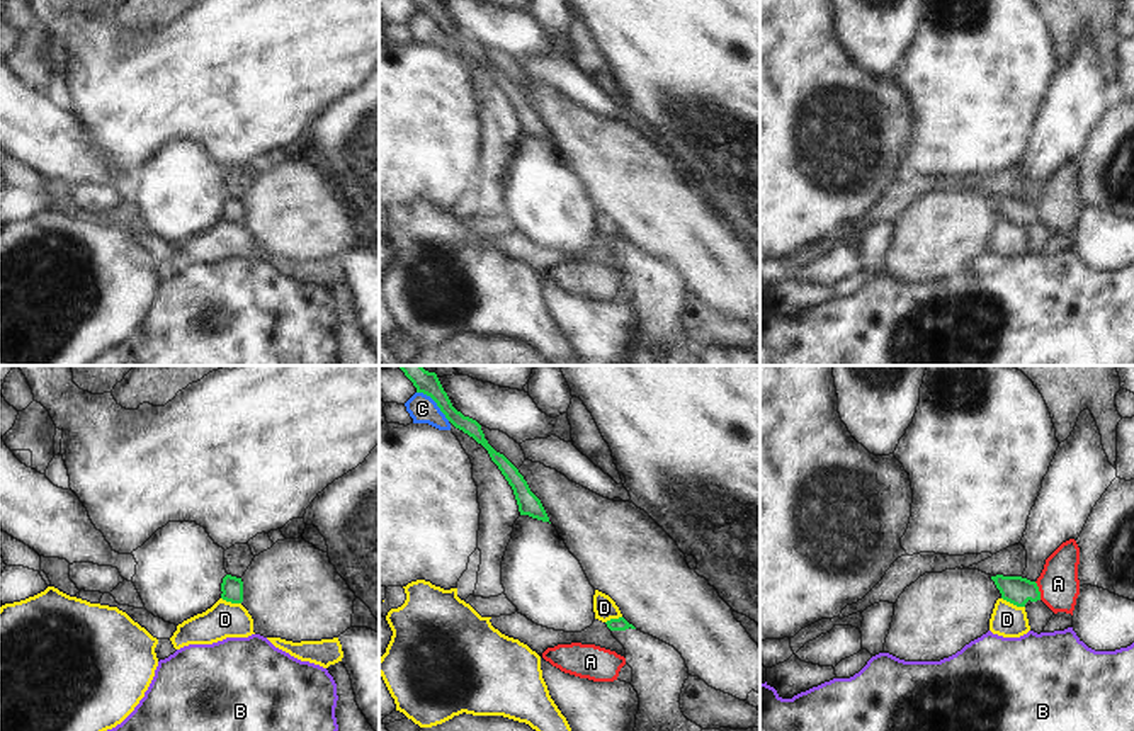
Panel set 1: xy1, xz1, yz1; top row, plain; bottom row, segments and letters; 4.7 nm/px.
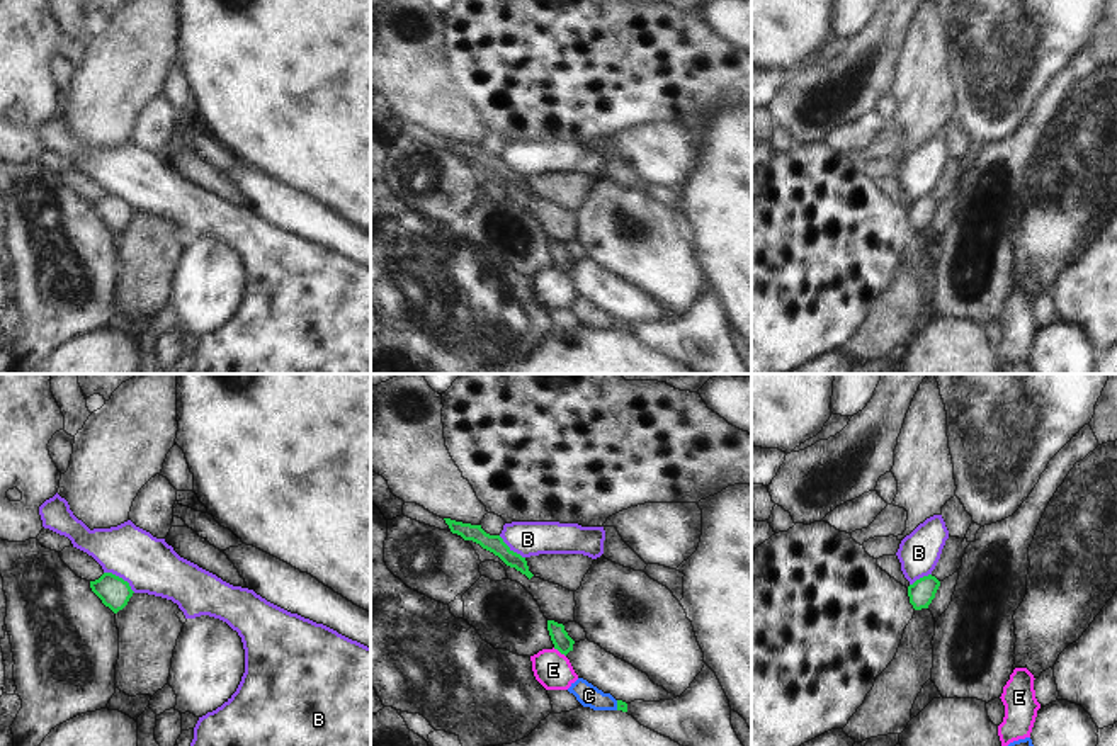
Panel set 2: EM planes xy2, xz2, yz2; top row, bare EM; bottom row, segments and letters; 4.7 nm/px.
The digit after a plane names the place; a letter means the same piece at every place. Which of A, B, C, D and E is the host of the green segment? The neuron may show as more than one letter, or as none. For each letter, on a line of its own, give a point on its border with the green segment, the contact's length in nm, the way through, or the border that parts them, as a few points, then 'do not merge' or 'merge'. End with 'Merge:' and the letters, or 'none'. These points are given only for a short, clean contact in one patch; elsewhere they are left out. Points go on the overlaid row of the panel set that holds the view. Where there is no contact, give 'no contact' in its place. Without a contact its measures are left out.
A: meets green in yz1 at (1037, 590); contact 90 nm long; border along yz1 (1034, 582), (1041, 599); do not merge
B: meets green in xy2 at (121, 578); contact 180 nm long; border along xy2 (104, 571), (121, 576), (135, 592); do not merge
C: meets green in xz1 at (436, 402); contact 220 nm long; border along xz1 (417, 391), (429, 396), (449, 420); do not merge
D: meets green in yz1 at (1014, 604); contact 120 nm long; border along yz1 (1002, 597), (1024, 607); do not merge
E: meets green in xz2 at (560, 651); contact 80 nm long; border along xz2 (553, 648), (565, 656); do not merge
Merge: none

